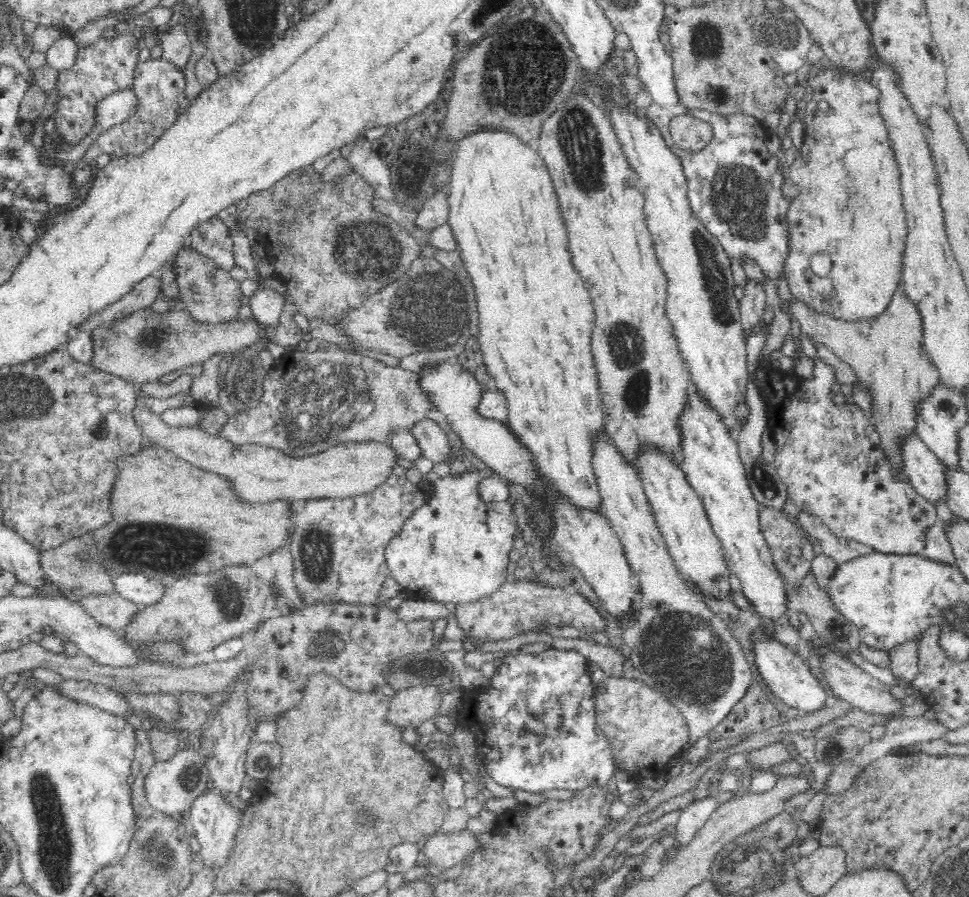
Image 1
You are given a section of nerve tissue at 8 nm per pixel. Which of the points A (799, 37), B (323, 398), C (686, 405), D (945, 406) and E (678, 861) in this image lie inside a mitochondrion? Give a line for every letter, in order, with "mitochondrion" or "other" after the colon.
A: mitochondrion
B: mitochondrion
C: other
D: other
E: other

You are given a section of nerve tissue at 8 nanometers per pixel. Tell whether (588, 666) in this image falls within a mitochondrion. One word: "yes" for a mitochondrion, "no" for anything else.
no

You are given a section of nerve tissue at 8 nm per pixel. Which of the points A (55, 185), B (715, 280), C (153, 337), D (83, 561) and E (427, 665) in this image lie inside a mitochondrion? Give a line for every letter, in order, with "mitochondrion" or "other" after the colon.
A: mitochondrion
B: mitochondrion
C: mitochondrion
D: mitochondrion
E: other

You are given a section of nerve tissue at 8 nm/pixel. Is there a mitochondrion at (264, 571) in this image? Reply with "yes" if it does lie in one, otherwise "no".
no

